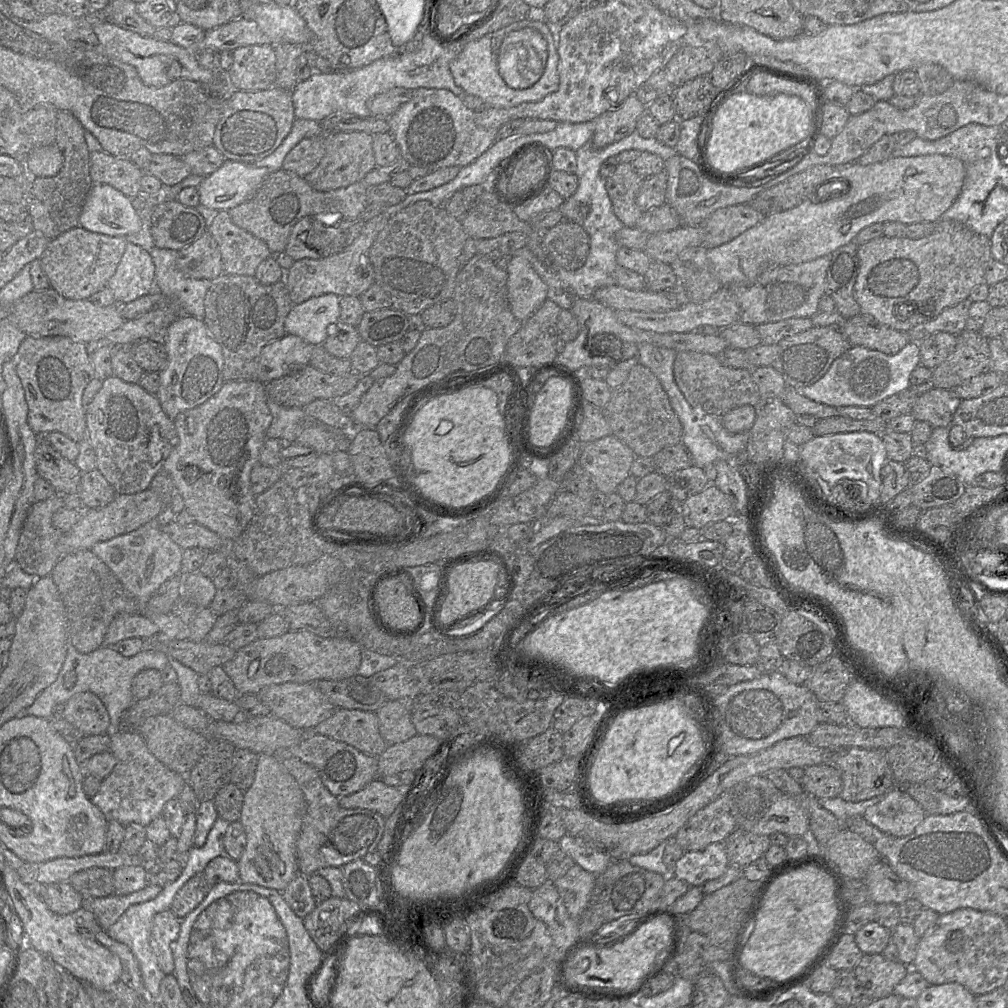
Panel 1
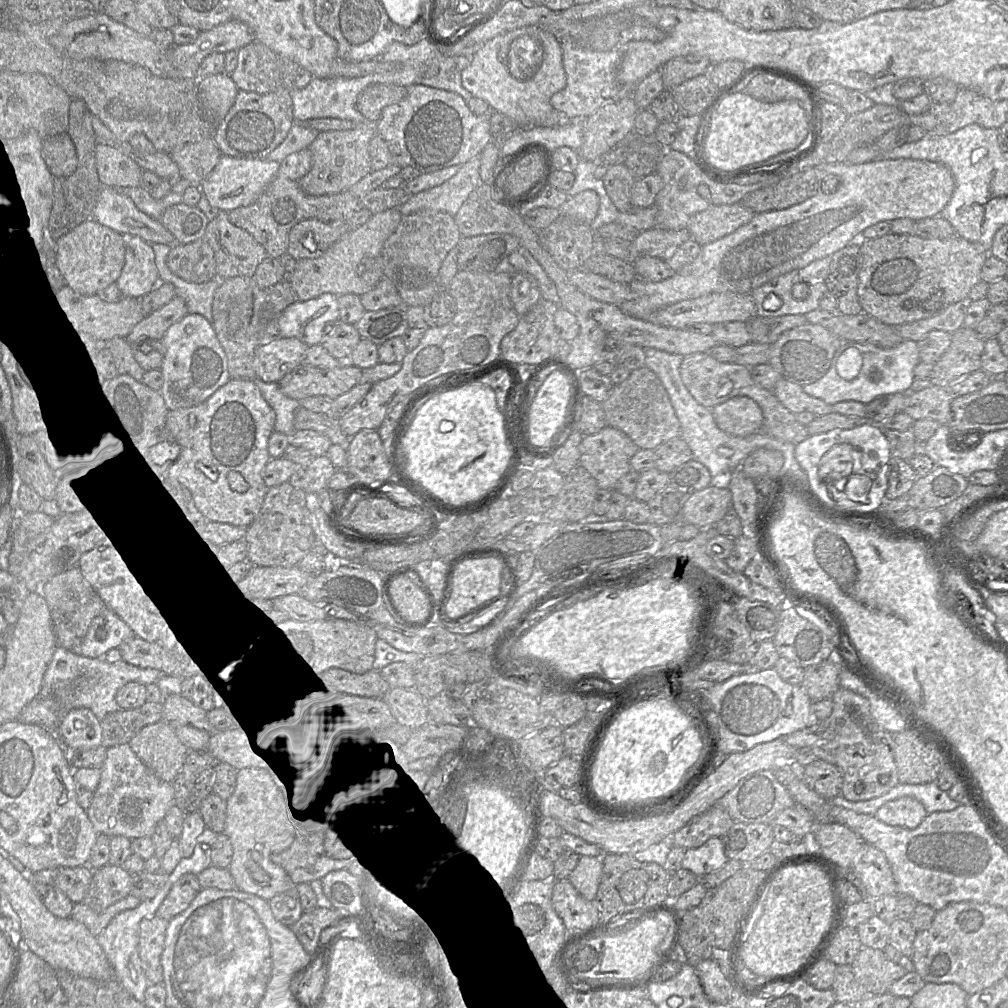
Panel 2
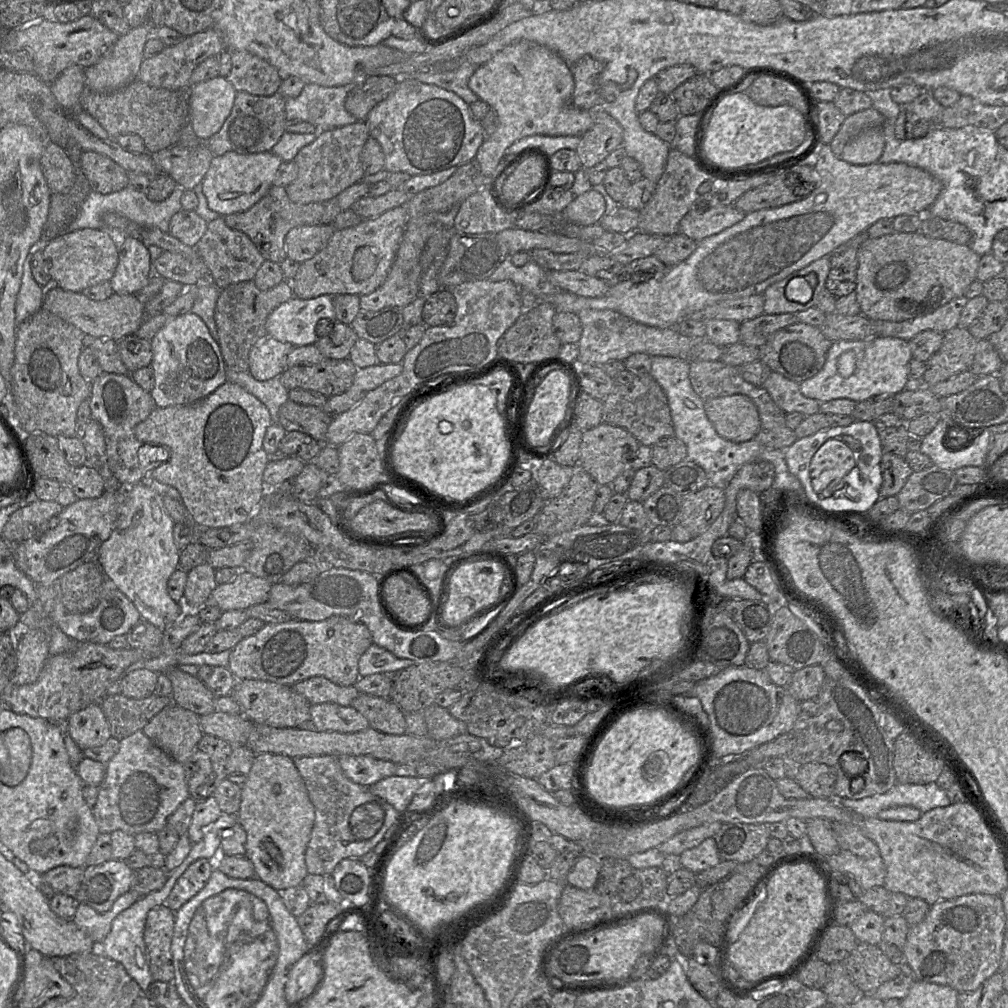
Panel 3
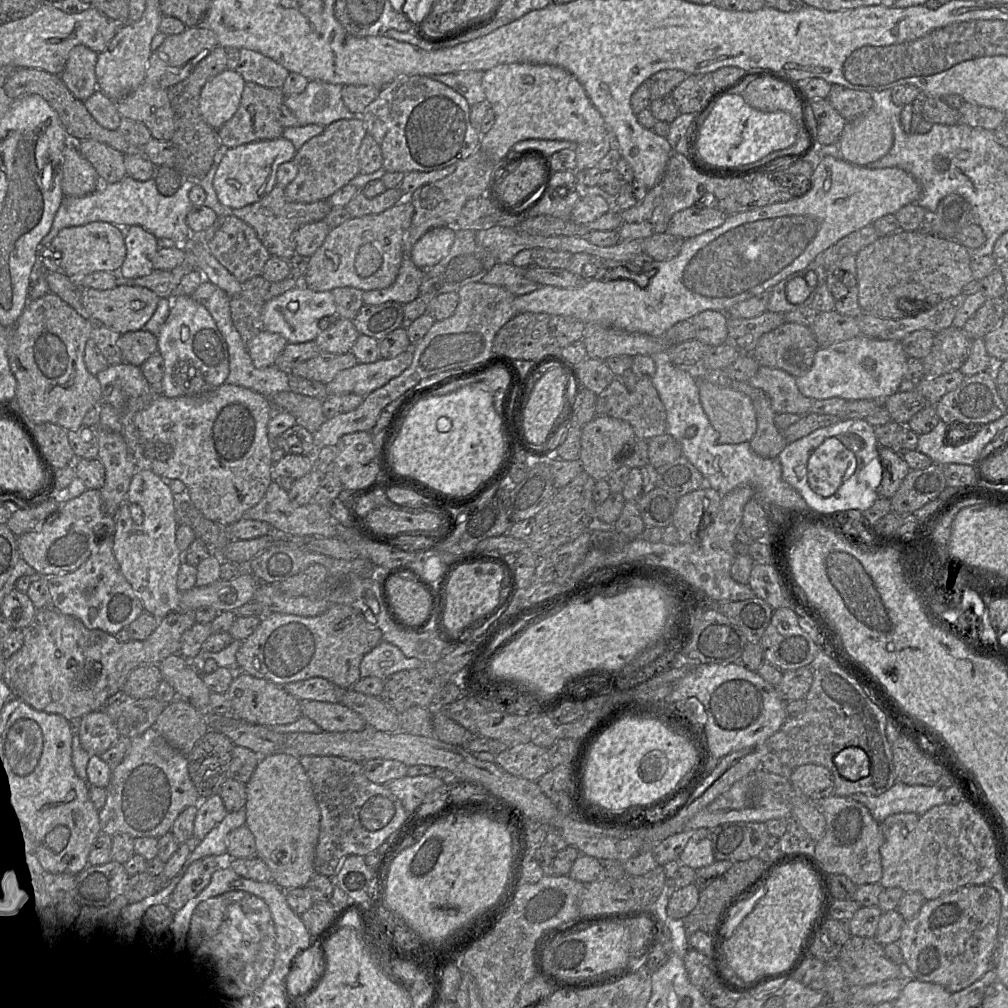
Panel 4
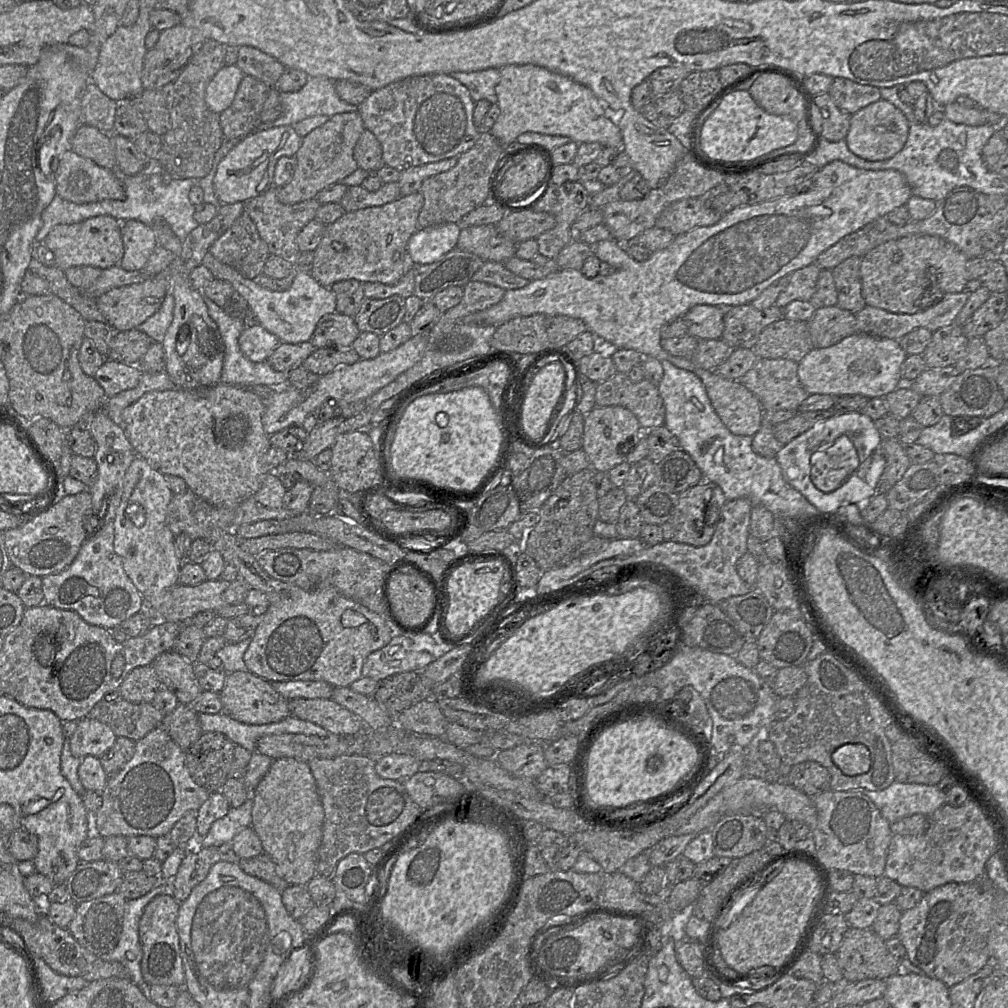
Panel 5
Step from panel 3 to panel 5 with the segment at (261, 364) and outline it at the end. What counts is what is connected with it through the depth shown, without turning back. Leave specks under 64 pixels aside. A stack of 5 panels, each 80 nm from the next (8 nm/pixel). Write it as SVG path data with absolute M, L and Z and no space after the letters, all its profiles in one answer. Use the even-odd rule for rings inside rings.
M257 322L245 326L238 342L244 356L252 362L266 361L280 344L277 336L268 332Z

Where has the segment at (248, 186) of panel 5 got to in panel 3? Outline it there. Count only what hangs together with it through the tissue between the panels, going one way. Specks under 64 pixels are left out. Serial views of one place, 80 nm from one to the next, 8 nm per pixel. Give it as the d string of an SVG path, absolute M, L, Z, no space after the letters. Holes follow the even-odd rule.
M228 152L215 156L201 186L211 210L220 216L243 212L260 201L274 185L276 173L283 160L270 152L237 154Z

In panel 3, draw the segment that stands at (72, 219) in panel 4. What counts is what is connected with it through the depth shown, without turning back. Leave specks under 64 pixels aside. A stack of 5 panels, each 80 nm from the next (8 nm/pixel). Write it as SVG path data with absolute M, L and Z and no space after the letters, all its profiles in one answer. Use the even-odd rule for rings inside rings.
M127 186L120 191L109 194L91 191L81 205L77 216L69 225L67 231L81 228L103 229L103 215L106 213L115 213L128 219L138 227L156 228L164 233L169 233L169 223L172 216L182 209L181 197L183 192L184 189L177 186L167 199L160 202L154 202L148 199L143 192L131 186Z

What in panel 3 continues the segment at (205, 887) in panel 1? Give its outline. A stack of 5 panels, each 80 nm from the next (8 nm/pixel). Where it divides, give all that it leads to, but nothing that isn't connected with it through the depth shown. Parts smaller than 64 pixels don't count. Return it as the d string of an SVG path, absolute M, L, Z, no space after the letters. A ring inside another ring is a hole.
M201 858L193 862L179 877L164 904L174 912L180 909L206 885L216 861L217 858Z

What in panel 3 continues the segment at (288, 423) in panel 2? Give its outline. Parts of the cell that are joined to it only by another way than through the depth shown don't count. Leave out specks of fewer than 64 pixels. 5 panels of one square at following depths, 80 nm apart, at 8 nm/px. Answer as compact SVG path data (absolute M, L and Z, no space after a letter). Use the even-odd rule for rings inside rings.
M226 369L227 381L236 383L257 396L269 409L272 420L278 421L281 406L289 400L289 390L282 384L281 376L266 381L255 379L249 371Z

